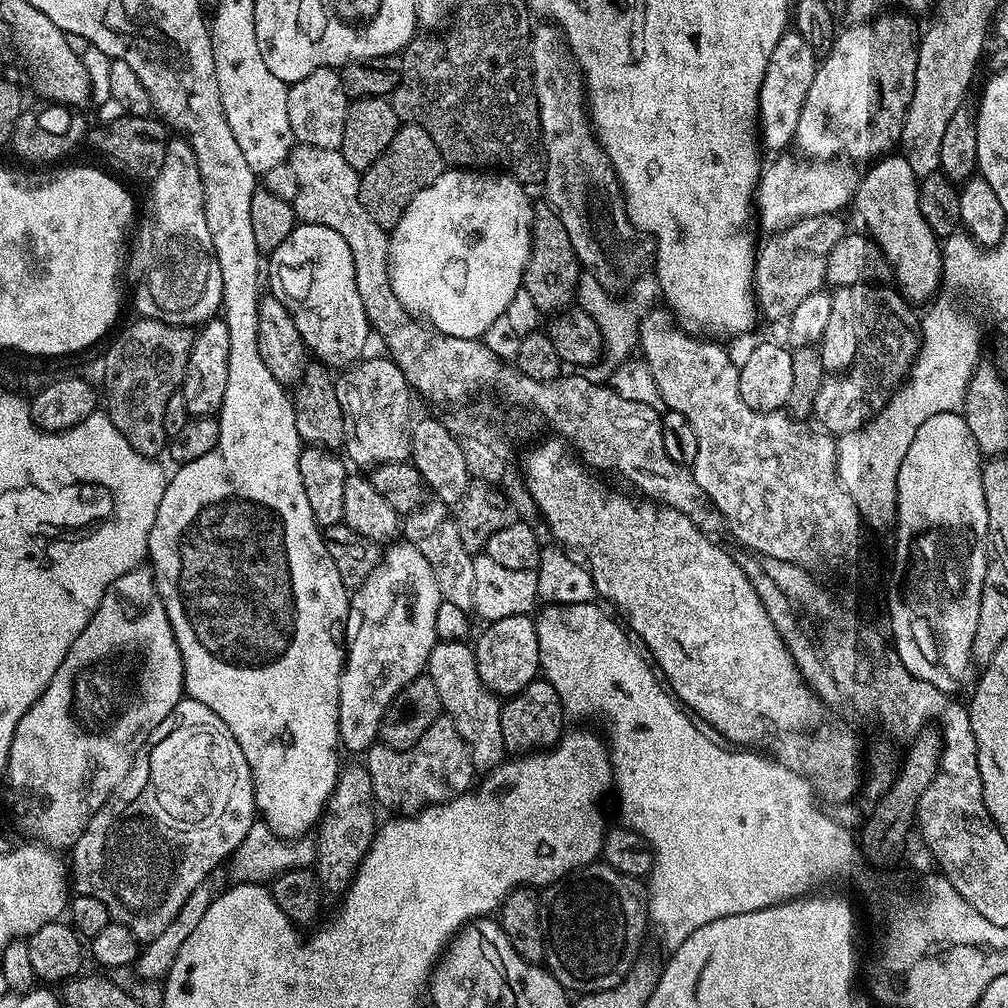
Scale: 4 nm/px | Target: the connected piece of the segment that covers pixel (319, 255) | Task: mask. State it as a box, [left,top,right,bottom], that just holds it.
[266,223,370,370]

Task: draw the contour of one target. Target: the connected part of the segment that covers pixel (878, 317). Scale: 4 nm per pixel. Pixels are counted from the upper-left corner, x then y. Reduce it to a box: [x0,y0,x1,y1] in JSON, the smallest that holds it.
[812,284,920,434]

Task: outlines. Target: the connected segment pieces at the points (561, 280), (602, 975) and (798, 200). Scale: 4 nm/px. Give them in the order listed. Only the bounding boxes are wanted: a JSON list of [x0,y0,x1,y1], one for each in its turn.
[[522,207,582,314],[539,862,650,994],[754,154,861,234]]

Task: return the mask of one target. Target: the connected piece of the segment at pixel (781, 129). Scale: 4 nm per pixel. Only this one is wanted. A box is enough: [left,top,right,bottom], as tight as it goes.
[758,30,818,150]

